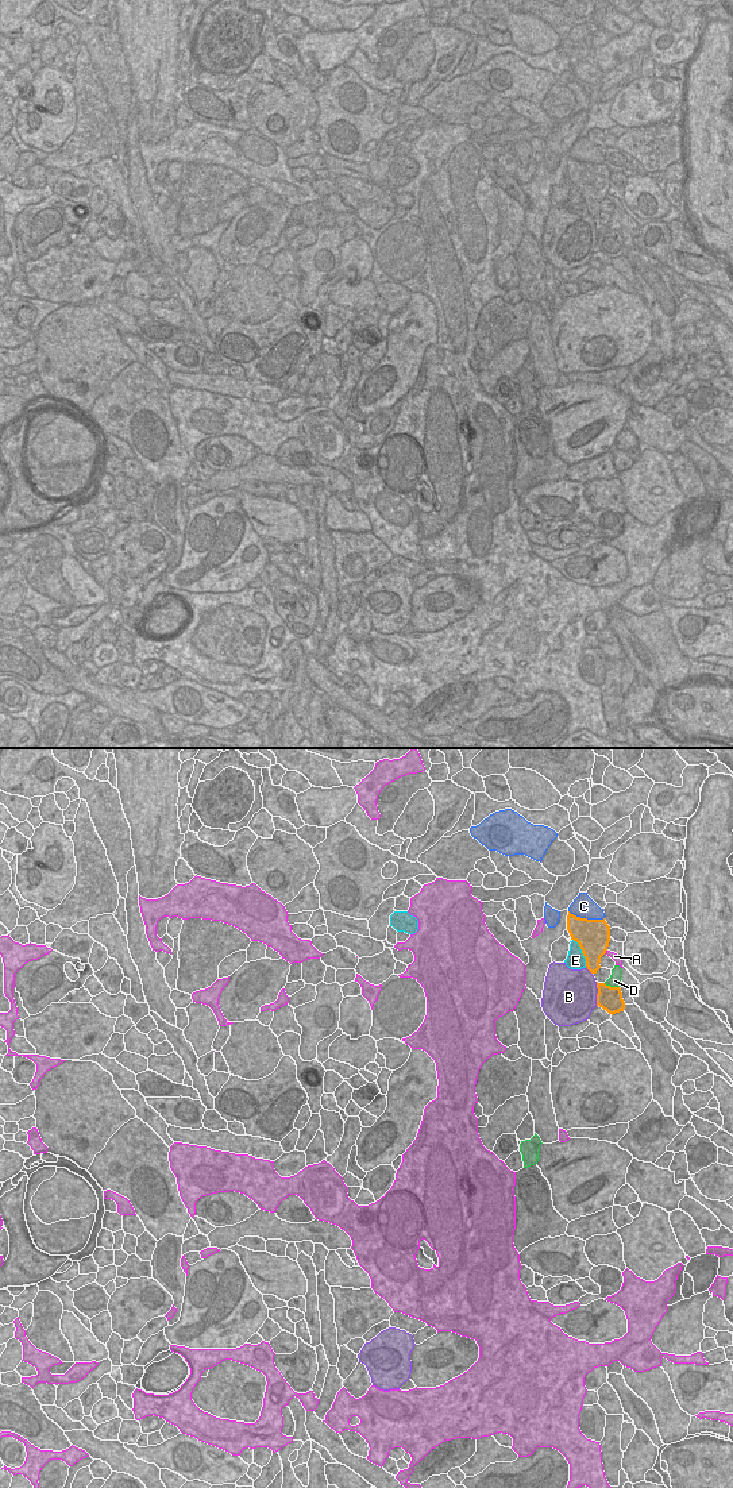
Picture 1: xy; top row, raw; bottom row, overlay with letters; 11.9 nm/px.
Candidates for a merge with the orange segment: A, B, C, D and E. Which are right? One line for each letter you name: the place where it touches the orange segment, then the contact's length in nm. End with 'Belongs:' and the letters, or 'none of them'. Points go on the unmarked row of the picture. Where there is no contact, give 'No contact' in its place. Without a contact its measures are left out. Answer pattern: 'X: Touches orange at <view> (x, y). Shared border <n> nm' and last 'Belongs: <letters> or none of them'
Belongs: none of them.

